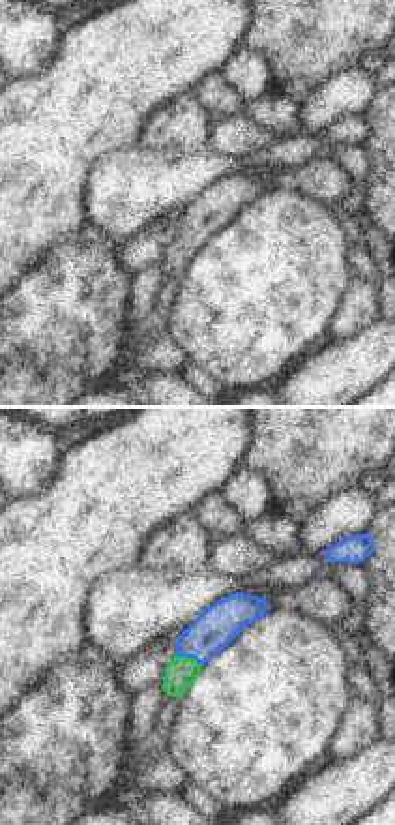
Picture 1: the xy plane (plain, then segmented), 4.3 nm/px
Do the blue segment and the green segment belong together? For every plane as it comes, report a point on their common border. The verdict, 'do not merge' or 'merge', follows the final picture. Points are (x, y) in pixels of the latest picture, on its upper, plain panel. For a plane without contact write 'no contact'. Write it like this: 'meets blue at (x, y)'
meets blue at (190, 237)

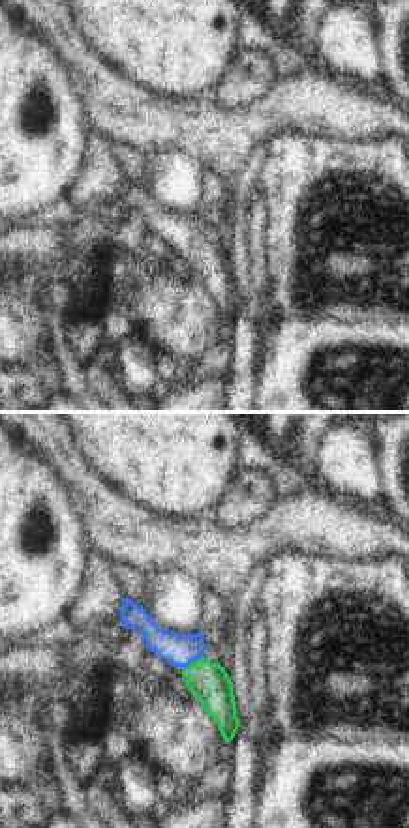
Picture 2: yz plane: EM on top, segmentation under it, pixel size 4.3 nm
meets blue at (192, 242)

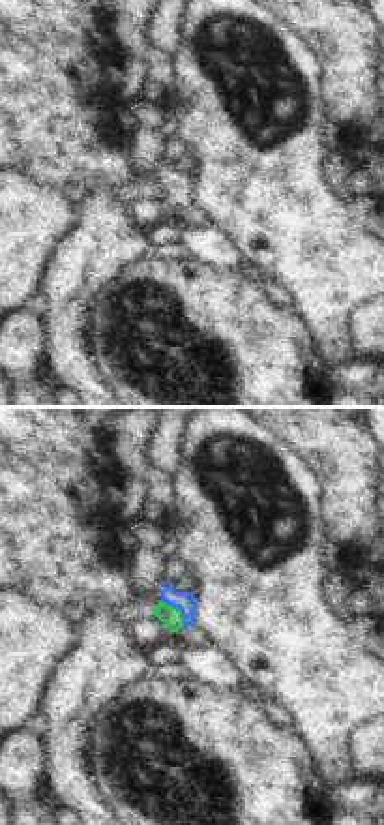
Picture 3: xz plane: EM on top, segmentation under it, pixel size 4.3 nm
meets blue at (178, 188)

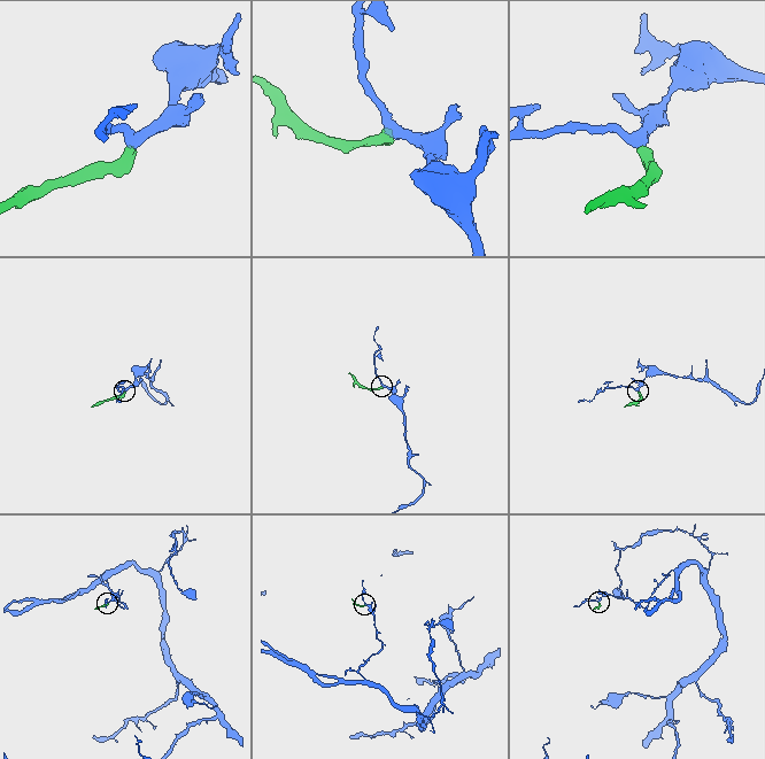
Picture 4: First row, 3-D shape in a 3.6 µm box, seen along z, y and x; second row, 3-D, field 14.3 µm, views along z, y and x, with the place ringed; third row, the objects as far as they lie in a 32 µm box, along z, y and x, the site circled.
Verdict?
merge

